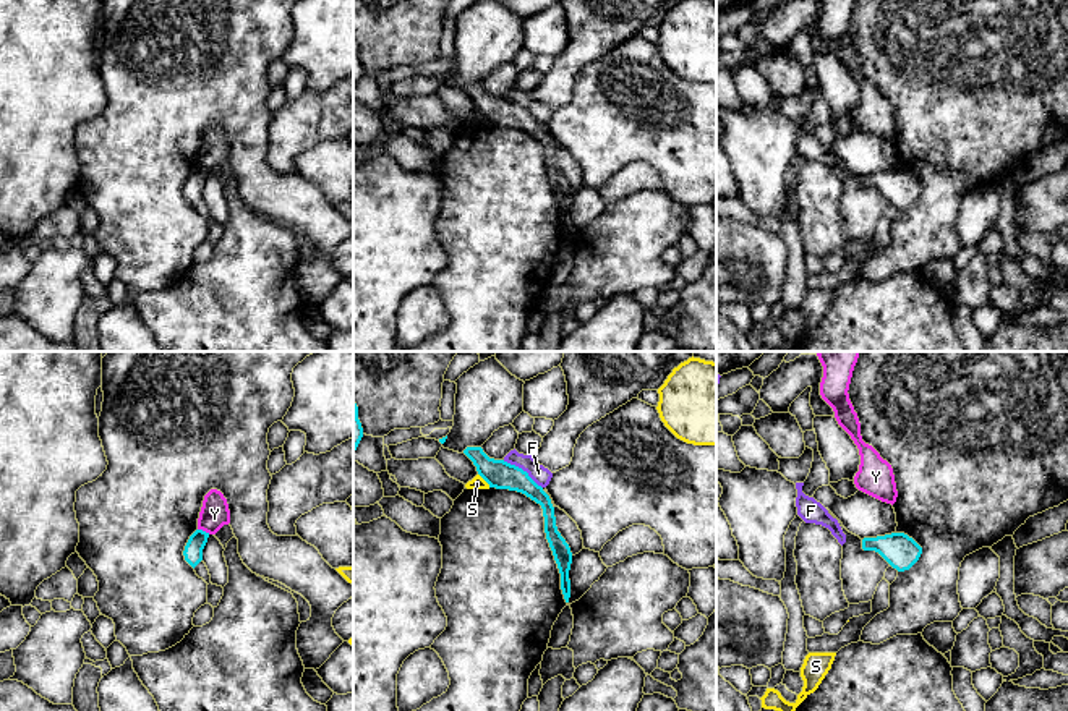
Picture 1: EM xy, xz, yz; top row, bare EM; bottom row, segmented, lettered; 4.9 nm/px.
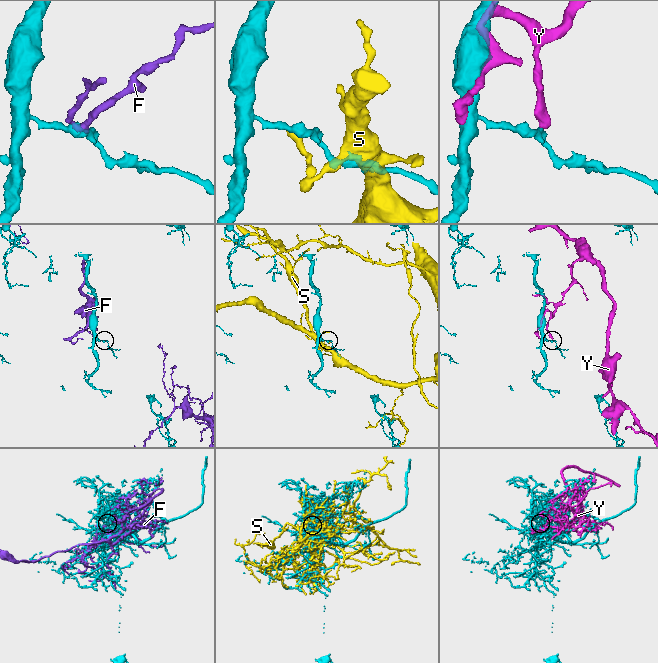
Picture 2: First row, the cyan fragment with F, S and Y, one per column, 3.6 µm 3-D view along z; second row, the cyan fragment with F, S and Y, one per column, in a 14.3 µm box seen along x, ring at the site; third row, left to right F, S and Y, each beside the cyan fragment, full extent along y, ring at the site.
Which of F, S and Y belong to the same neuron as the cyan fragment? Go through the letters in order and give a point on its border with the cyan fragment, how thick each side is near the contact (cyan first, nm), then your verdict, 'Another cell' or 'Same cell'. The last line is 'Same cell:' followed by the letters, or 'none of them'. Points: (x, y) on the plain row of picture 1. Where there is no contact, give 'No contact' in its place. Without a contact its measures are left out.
F: Touches cyan at xz (521, 106). Thickness 140 nm (cyan) against 90 nm. Another cell
S: Touches cyan at xz (483, 115). Thickness 140 nm (cyan) against 60 nm. Another cell
Y: Touches cyan at xy (205, 169). Thickness 100 nm (cyan) against 150 nm. Another cell
Same cell: none of them

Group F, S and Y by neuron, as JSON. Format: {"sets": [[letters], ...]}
{"sets": [["F"], ["S"], ["Y"]]}

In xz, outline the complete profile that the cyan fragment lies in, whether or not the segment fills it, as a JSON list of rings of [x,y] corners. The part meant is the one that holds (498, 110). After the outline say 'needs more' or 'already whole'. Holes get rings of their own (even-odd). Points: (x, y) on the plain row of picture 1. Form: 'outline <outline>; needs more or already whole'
outline [[[467,84],[464,91],[473,99],[478,112],[496,126],[517,128],[535,138],[543,146],[545,170],[561,211],[561,227],[566,240],[570,235],[569,207],[572,189],[556,164],[554,144],[549,133],[538,123],[527,109],[504,97],[489,96],[481,84]]]; already whole

